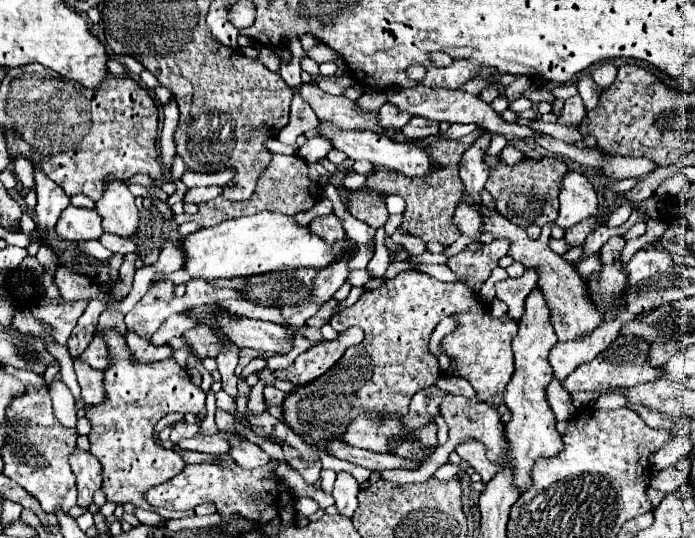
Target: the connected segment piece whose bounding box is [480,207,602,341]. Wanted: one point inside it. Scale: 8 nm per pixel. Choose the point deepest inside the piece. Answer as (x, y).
(571, 314)

